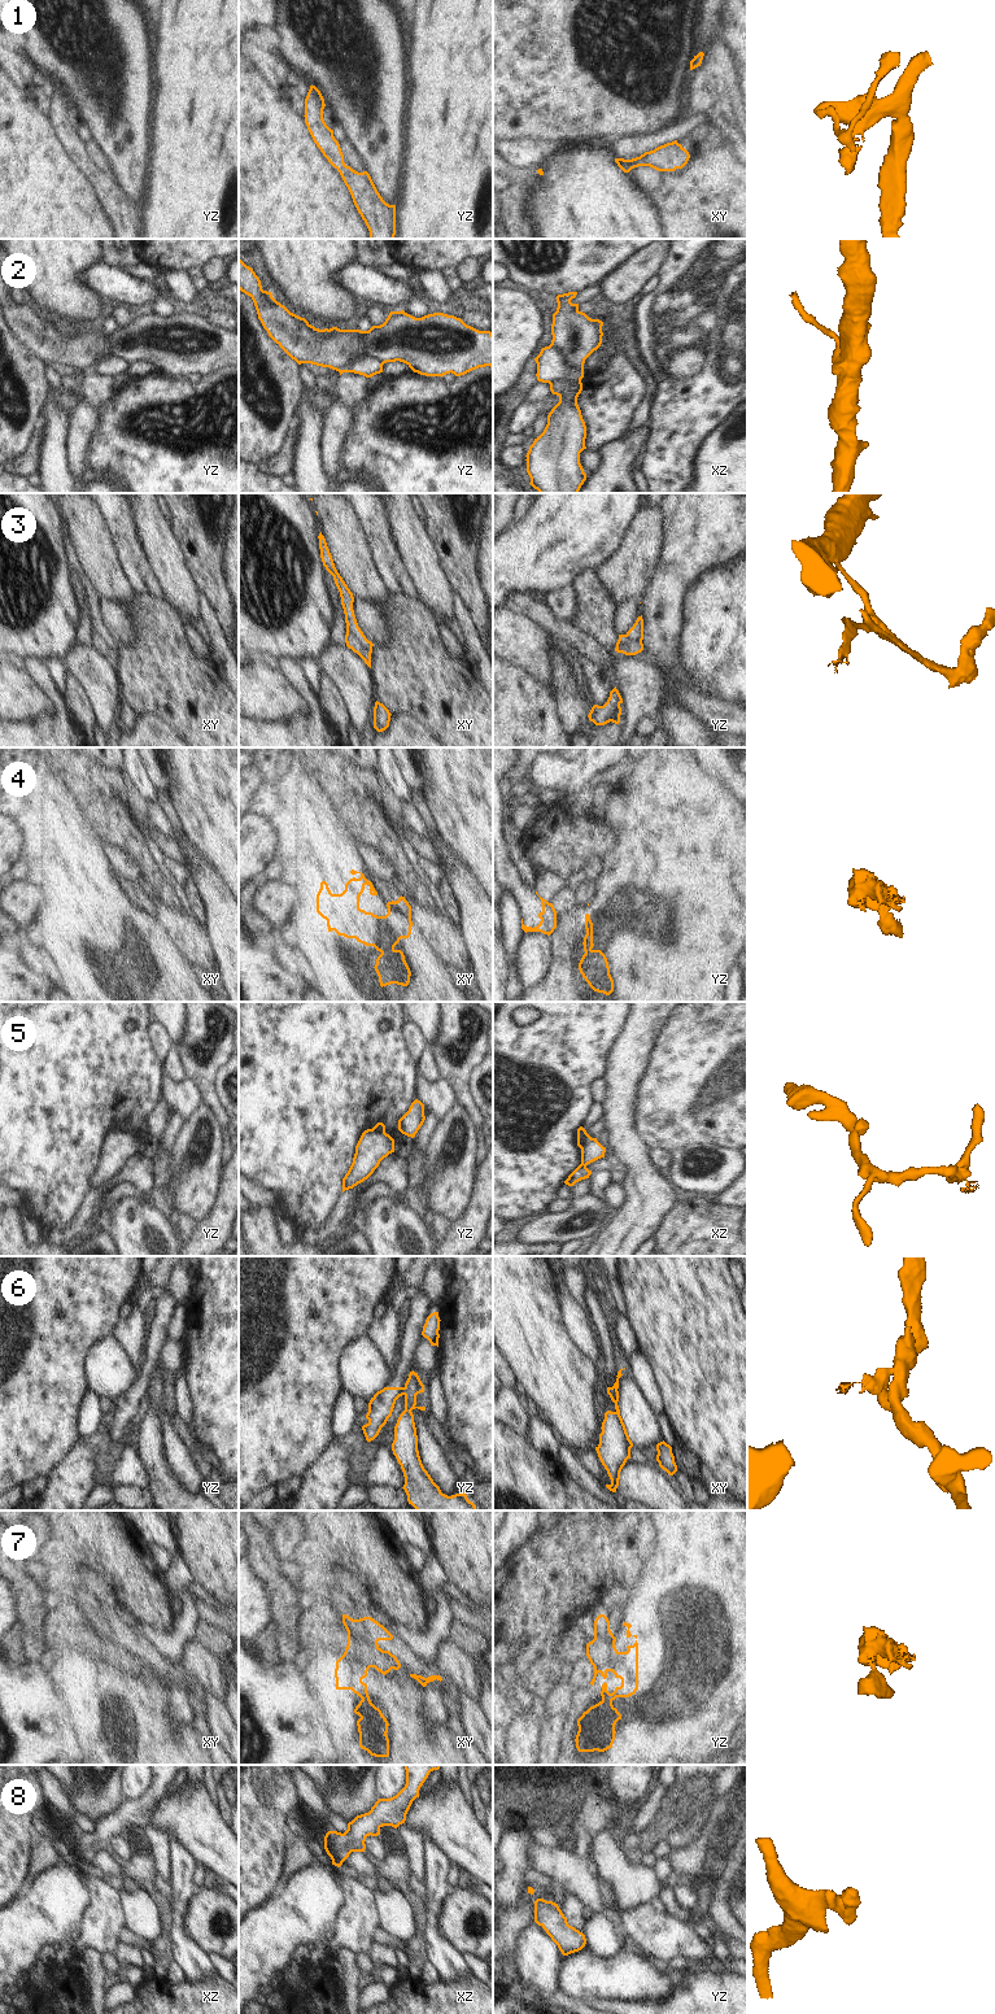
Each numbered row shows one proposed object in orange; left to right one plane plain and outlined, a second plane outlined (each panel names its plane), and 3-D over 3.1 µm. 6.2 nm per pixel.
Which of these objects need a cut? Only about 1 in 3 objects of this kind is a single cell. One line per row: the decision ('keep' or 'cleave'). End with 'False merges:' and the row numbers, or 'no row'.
1: keep
2: cleave
3: cleave
4: cleave
5: cleave
6: cleave
7: cleave
8: keep
False merges: 2, 3, 4, 5, 6, 7

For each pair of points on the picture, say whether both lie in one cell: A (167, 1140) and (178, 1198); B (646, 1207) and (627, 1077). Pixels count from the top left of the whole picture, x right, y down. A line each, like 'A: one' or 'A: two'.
A: two
B: one

